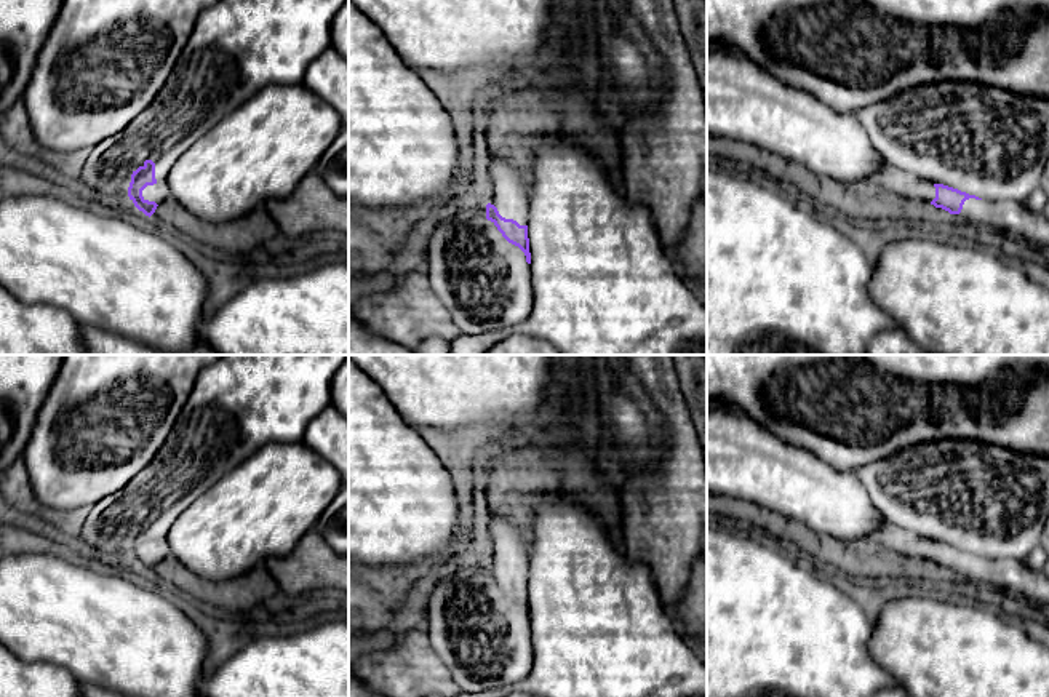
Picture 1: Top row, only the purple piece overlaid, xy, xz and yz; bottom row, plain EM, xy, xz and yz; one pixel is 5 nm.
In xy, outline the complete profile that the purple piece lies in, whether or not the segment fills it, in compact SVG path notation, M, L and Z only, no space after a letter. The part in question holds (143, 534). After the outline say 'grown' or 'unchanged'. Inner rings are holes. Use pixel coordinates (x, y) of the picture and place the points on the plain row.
M146 518L131 532L128 555L139 569L150 576L157 564L171 555L171 547L166 539L155 537L155 521Z; grown

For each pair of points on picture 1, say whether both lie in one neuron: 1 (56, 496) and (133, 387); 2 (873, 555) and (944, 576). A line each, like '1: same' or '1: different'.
1: same
2: same

